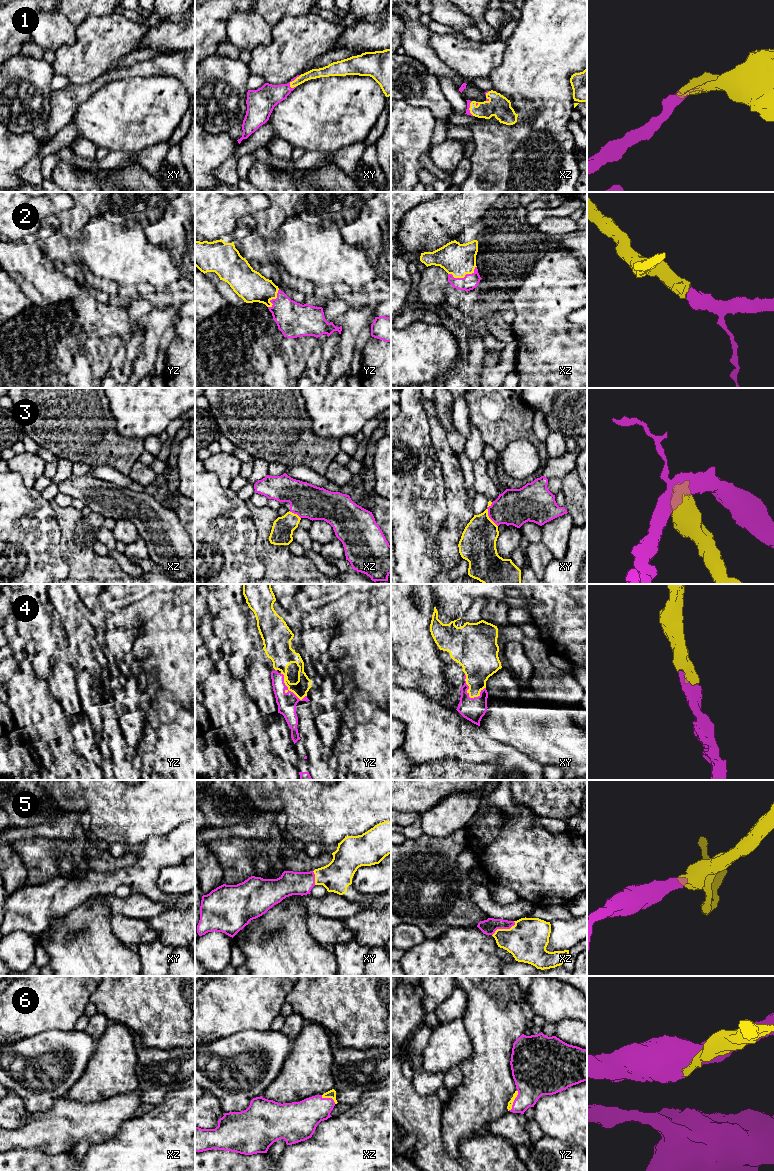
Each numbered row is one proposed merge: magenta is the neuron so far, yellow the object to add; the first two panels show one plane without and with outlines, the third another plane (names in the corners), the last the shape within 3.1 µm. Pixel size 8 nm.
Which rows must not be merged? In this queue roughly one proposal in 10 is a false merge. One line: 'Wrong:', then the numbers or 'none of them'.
Wrong: 3

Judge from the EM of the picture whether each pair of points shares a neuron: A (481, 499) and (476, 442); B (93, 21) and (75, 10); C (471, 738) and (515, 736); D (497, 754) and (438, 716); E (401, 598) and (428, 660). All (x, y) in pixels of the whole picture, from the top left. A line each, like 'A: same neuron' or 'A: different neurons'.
A: different neurons
B: different neurons
C: different neurons
D: same neuron
E: same neuron

